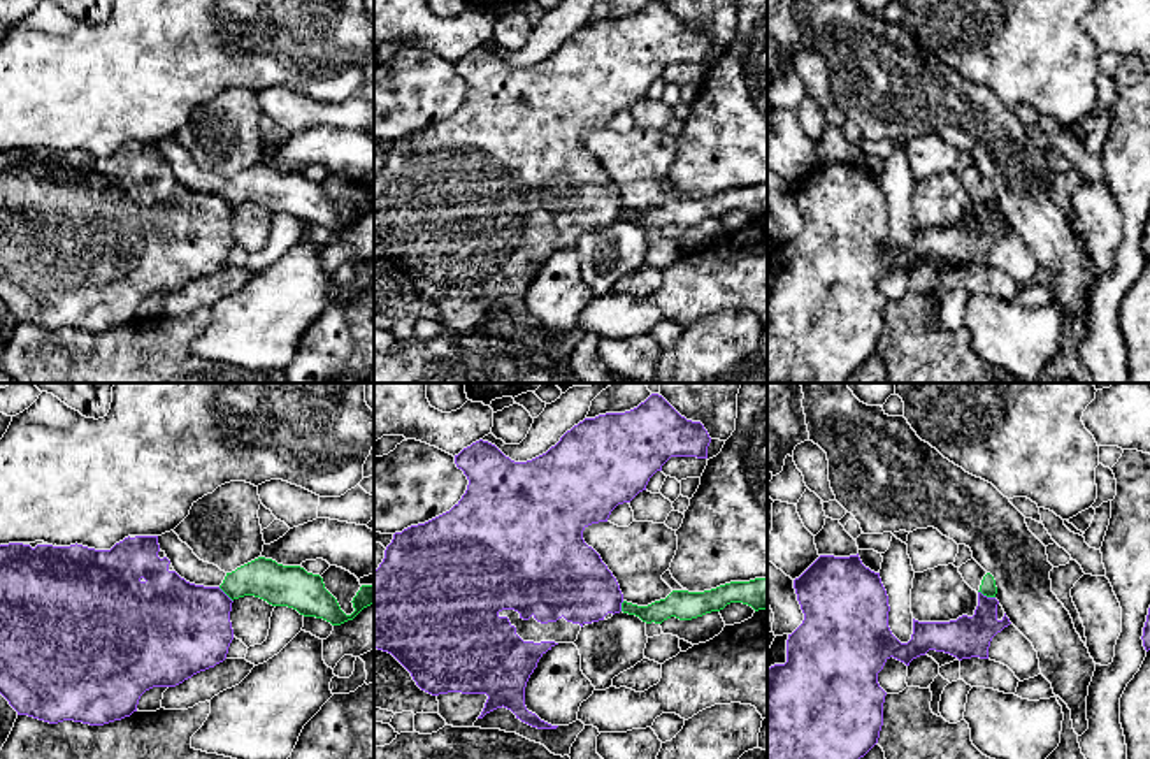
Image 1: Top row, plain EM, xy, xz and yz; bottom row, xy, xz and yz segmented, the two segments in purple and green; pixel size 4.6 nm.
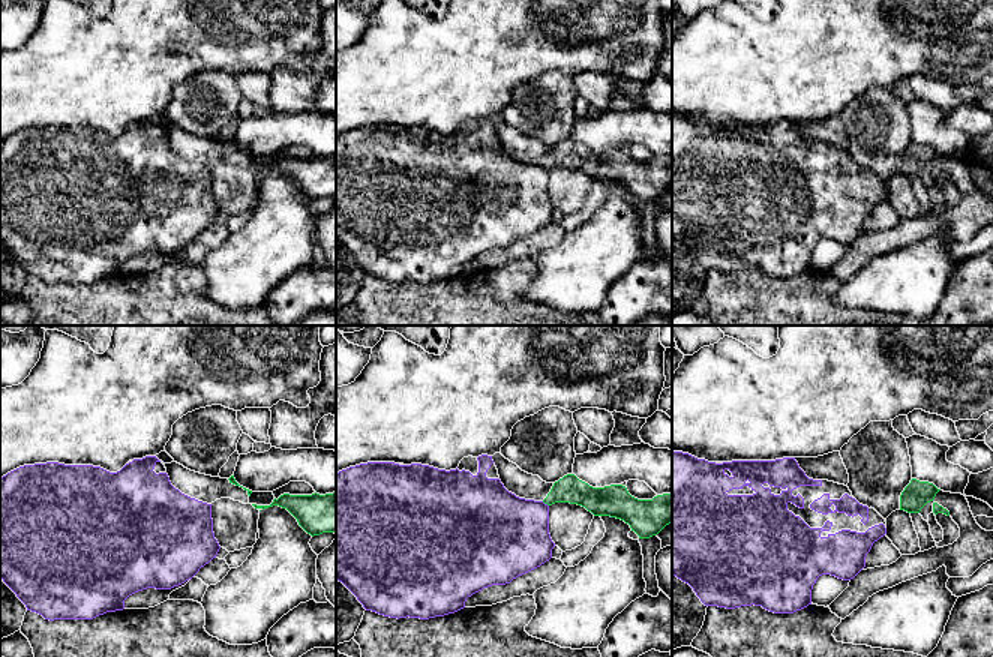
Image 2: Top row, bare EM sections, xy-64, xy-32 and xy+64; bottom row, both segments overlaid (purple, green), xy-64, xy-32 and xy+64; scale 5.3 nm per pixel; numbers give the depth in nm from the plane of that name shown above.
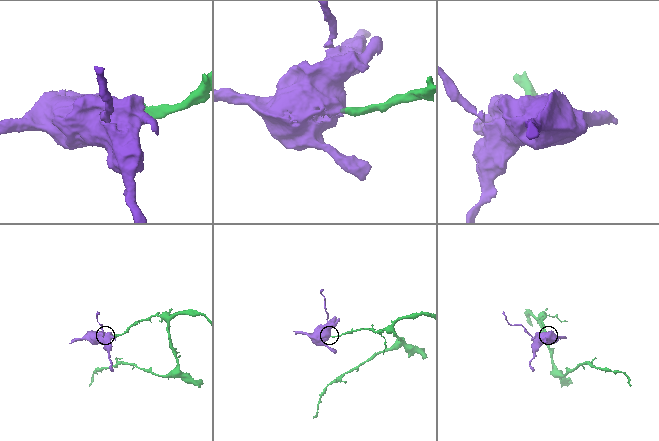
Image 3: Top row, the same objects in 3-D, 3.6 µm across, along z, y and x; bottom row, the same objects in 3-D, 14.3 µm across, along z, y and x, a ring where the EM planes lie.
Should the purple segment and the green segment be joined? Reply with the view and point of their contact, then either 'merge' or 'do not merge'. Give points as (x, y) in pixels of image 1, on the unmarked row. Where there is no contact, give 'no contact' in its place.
contact yz (985, 202); do not merge

